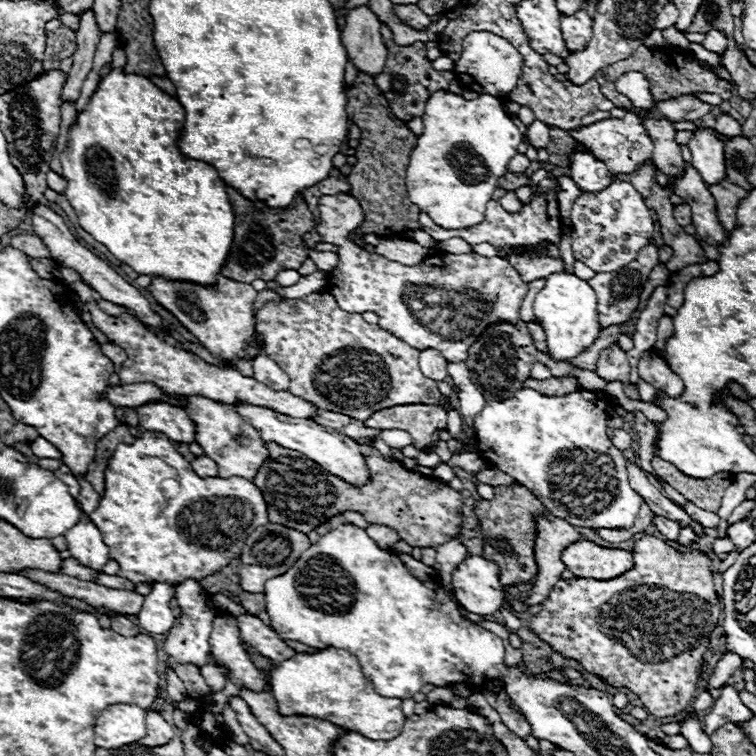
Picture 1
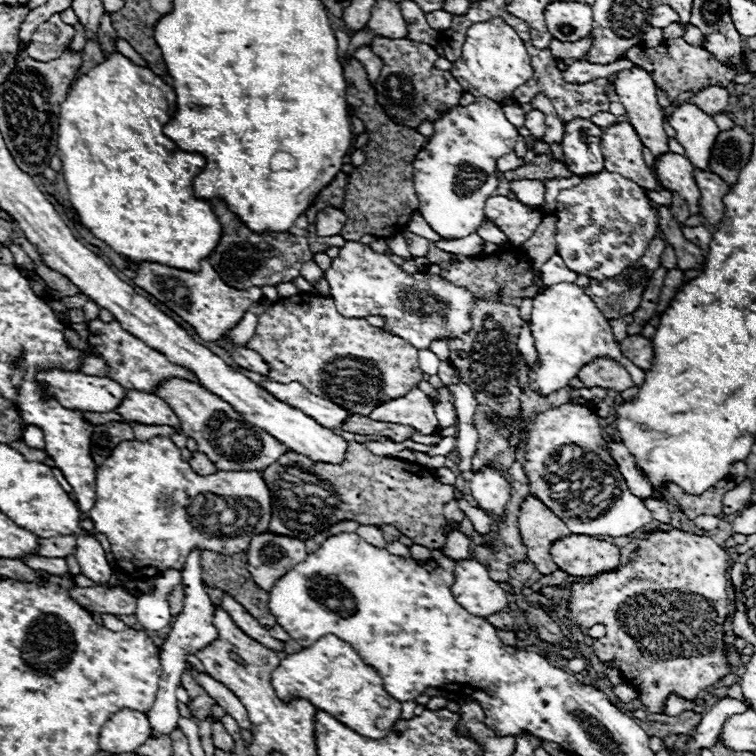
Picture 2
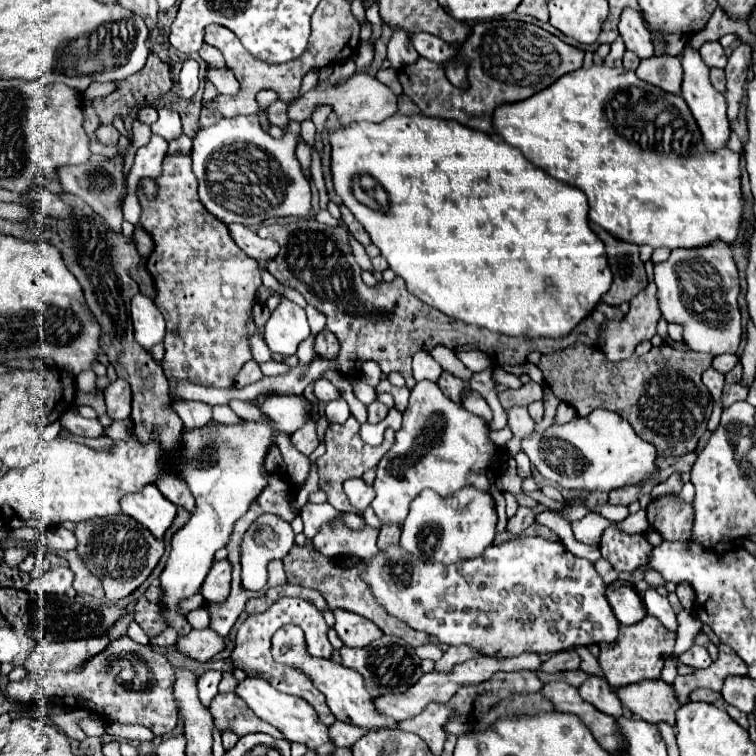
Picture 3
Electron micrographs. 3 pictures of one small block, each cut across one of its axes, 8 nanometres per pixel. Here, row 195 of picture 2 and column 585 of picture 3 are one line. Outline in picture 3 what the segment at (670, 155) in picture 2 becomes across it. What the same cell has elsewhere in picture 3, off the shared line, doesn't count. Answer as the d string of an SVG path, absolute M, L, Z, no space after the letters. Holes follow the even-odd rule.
M590 674L586 678L586 682L582 682L582 686L578 688L580 696L590 702L592 706L596 706L598 710L602 710L604 714L610 714L614 718L622 716L622 702L620 698L614 694L614 690L610 688L610 684L606 682L606 678Z

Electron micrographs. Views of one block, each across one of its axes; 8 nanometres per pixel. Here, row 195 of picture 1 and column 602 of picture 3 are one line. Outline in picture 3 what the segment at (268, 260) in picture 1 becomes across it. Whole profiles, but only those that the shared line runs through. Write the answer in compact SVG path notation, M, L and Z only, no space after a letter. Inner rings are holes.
M592 226L592 230L606 244L608 262L614 272L614 284L602 296L602 302L610 306L630 302L638 292L646 288L646 282L648 282L644 262L640 260L640 248L632 242L624 242L610 236L610 232L602 230L600 226Z

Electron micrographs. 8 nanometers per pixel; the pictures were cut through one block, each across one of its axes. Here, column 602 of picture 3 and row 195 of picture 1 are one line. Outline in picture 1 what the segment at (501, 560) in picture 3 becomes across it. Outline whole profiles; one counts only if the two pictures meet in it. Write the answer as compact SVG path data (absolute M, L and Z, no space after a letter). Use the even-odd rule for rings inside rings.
M614 178L614 184L602 192L582 192L572 206L570 220L574 258L582 260L594 272L614 272L632 262L636 254L650 244L654 234L654 220L644 204L642 194L632 184L624 184L618 178Z

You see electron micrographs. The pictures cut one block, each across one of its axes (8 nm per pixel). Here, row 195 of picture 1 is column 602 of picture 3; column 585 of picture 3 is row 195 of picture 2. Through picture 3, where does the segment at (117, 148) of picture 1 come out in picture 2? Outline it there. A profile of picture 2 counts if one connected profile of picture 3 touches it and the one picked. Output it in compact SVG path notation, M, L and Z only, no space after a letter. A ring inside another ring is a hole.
M116 52L86 74L74 76L68 96L60 106L58 156L62 160L62 176L68 186L70 204L96 238L134 262L158 262L196 272L200 260L208 258L216 248L222 230L210 202L198 200L192 192L192 180L202 172L206 160L200 154L180 150L162 132L174 112L176 94L172 86L150 68L138 66Z

